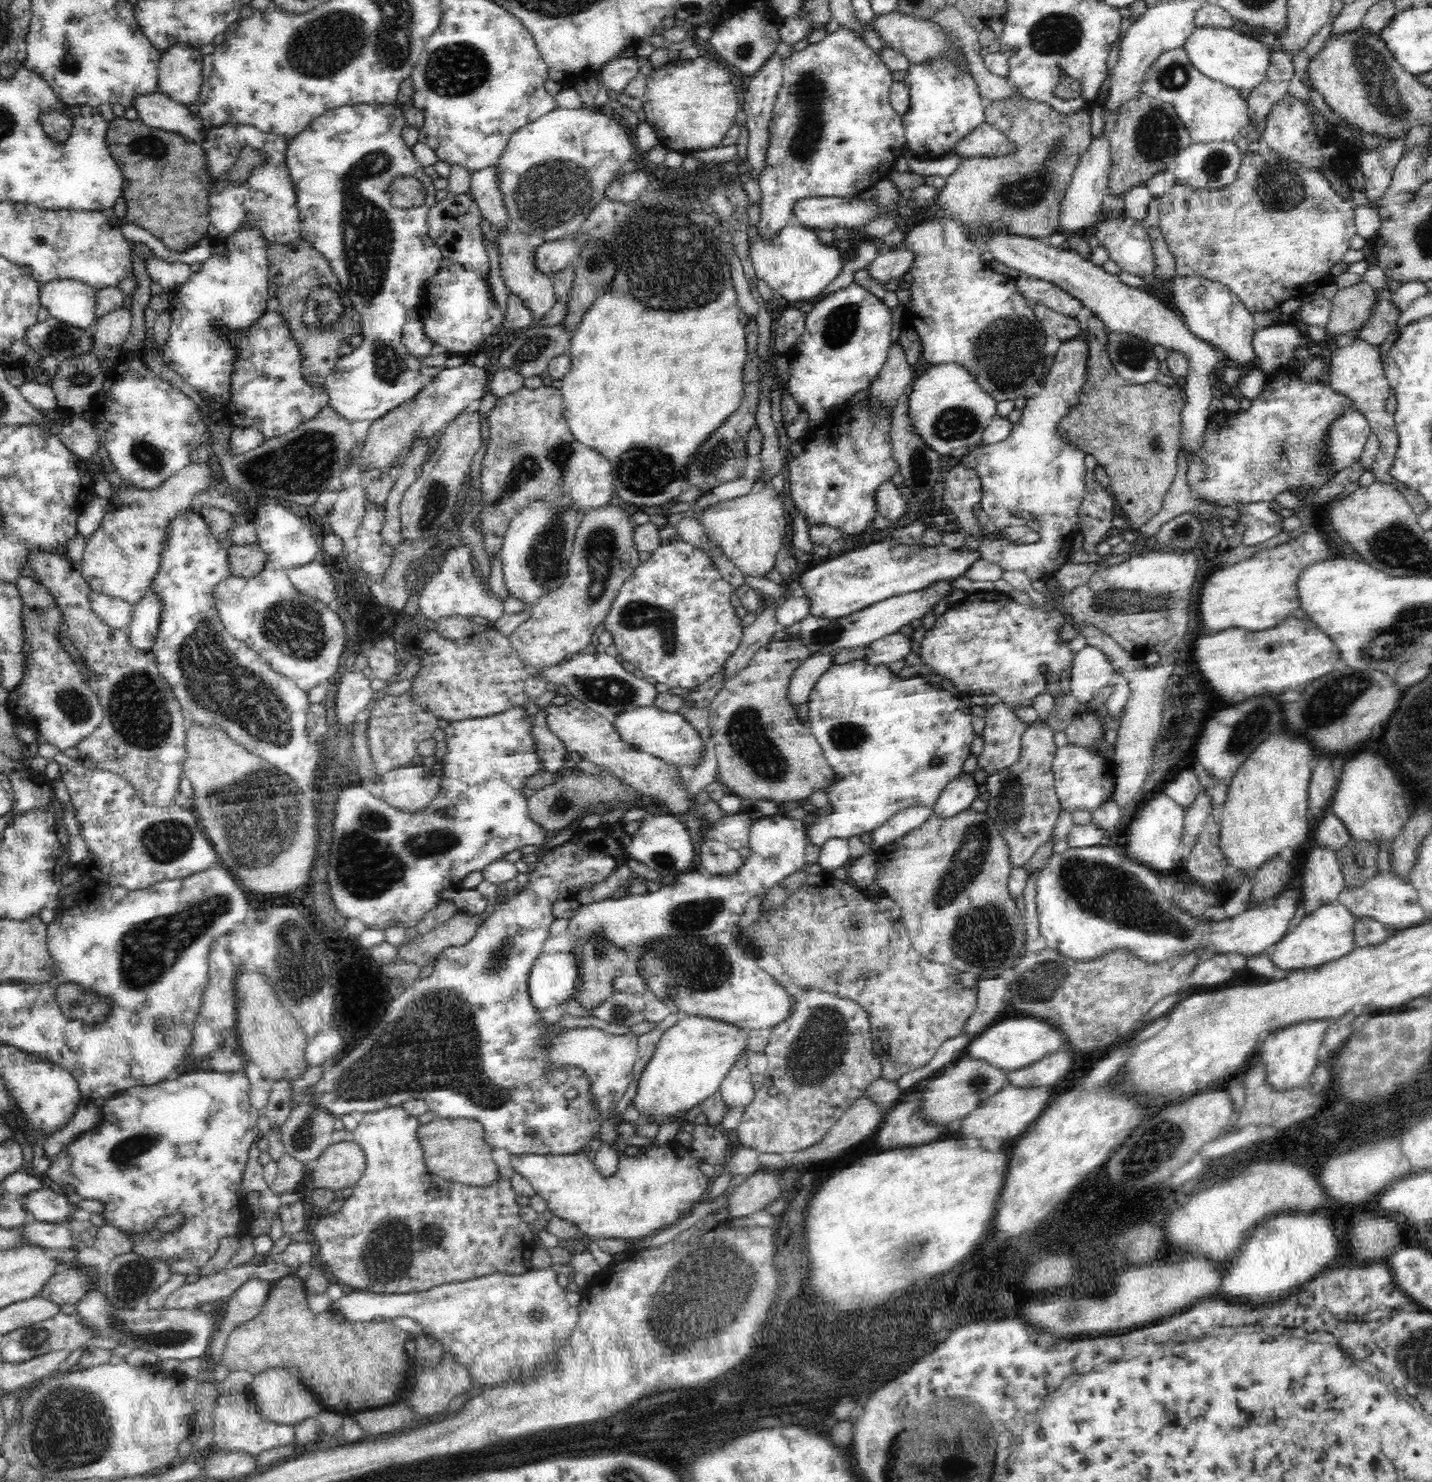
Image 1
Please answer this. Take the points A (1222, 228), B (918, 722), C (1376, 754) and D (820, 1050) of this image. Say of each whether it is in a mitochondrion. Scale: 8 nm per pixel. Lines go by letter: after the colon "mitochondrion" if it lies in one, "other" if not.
A: other
B: other
C: other
D: mitochondrion

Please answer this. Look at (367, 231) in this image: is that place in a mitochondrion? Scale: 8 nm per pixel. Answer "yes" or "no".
yes

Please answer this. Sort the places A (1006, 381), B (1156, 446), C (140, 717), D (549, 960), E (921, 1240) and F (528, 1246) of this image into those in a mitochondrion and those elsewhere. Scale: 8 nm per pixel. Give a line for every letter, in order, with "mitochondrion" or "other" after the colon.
A: mitochondrion
B: mitochondrion
C: mitochondrion
D: other
E: mitochondrion
F: other

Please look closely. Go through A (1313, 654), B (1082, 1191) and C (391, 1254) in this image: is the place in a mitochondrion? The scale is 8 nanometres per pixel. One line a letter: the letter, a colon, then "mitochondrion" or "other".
A: other
B: other
C: mitochondrion

